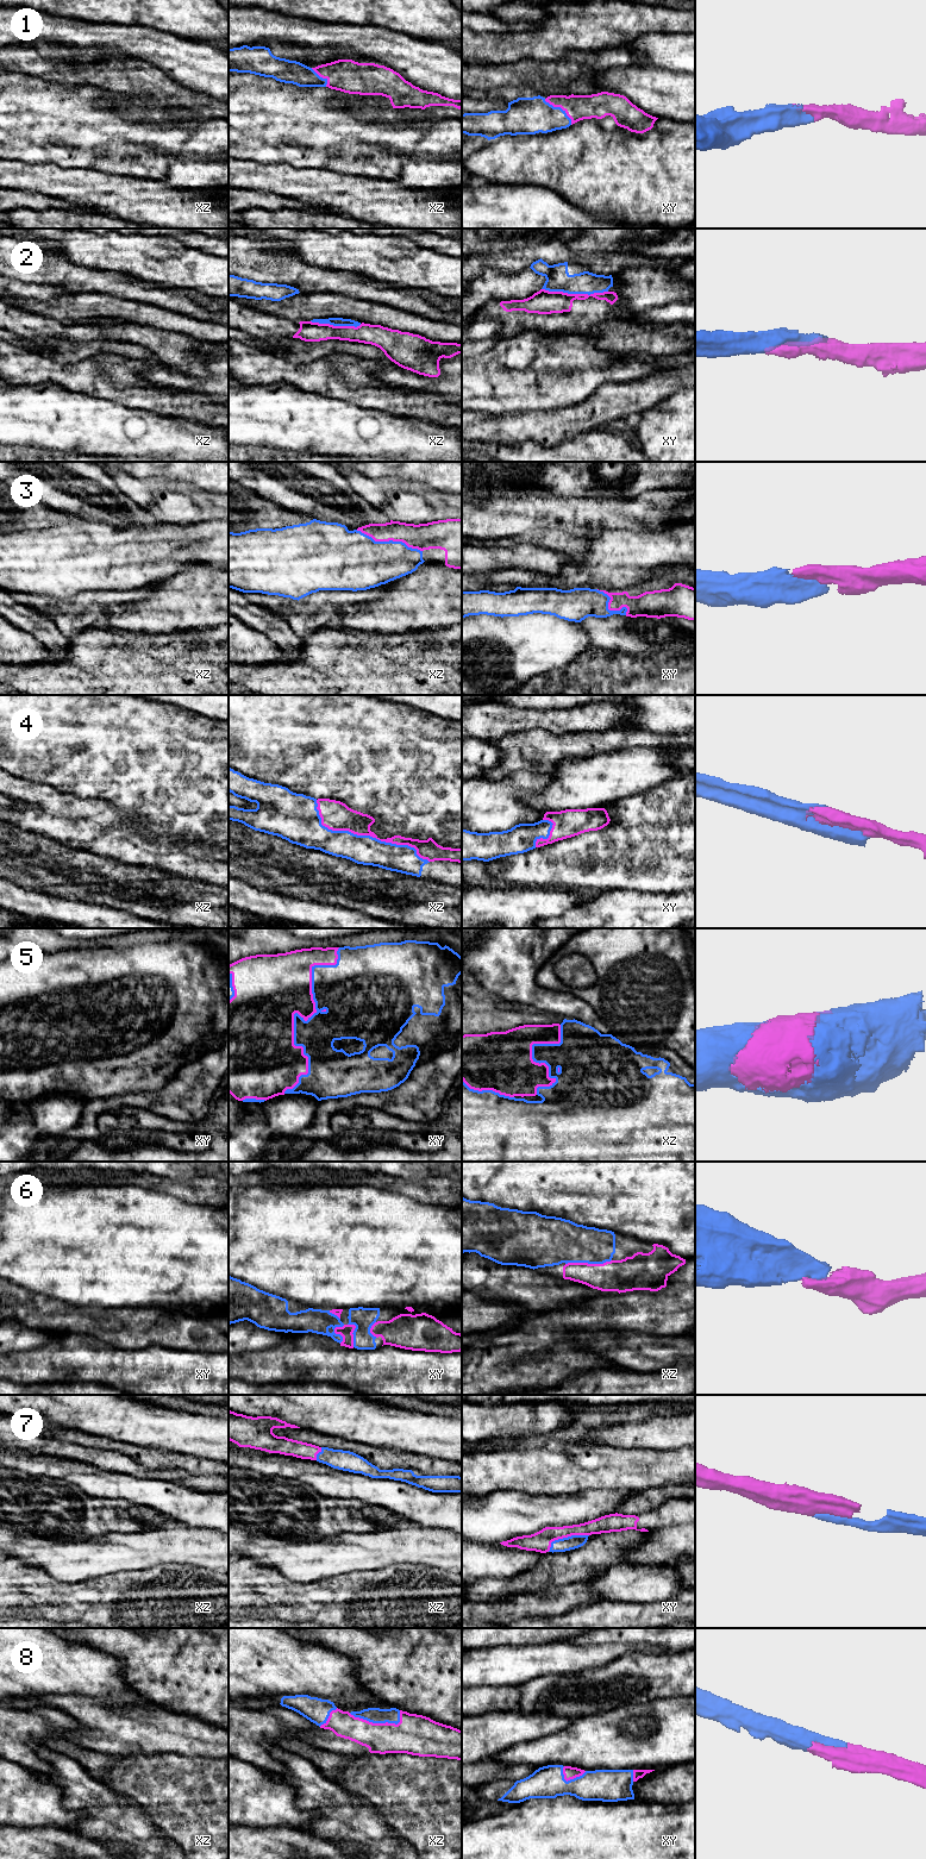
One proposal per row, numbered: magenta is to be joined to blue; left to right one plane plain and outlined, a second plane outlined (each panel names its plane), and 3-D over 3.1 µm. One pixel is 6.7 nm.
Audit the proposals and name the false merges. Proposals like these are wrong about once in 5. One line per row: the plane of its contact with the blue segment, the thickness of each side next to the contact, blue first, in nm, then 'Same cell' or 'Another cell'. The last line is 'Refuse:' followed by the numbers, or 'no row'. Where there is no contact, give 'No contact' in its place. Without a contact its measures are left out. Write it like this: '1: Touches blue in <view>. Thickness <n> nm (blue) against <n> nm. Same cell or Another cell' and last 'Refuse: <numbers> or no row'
1: Touches blue in xy. Thickness 260 nm (blue) against 180 nm. Same cell
2: Touches blue in xy. Thickness 160 nm (blue) against 160 nm. Another cell
3: Touches blue in xz. Thickness 360 nm (blue) against 180 nm. Same cell
4: Touches blue in xz. Thickness 200 nm (blue) against 200 nm. Same cell
5: Touches blue in xy. Thickness 240 nm (blue) against 420 nm. Same cell
6: Touches blue in xz. Thickness 300 nm (blue) against 220 nm. Same cell
7: Touches blue in xy. Thickness 90 nm (blue) against 140 nm. Same cell
8: Touches blue in xz. Thickness 110 nm (blue) against 240 nm. Same cell
Refuse: 2

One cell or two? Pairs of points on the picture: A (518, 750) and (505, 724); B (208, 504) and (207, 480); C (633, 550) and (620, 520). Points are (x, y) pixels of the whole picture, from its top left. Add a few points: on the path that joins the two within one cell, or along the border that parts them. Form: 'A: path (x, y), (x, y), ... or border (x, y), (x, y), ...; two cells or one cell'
A: border (537, 727), (530, 731), (508, 733), (493, 742); two cells
B: border (181, 481), (187, 481), (199, 488), (216, 493); two cells
C: border (596, 526), (606, 529), (652, 529); two cells

